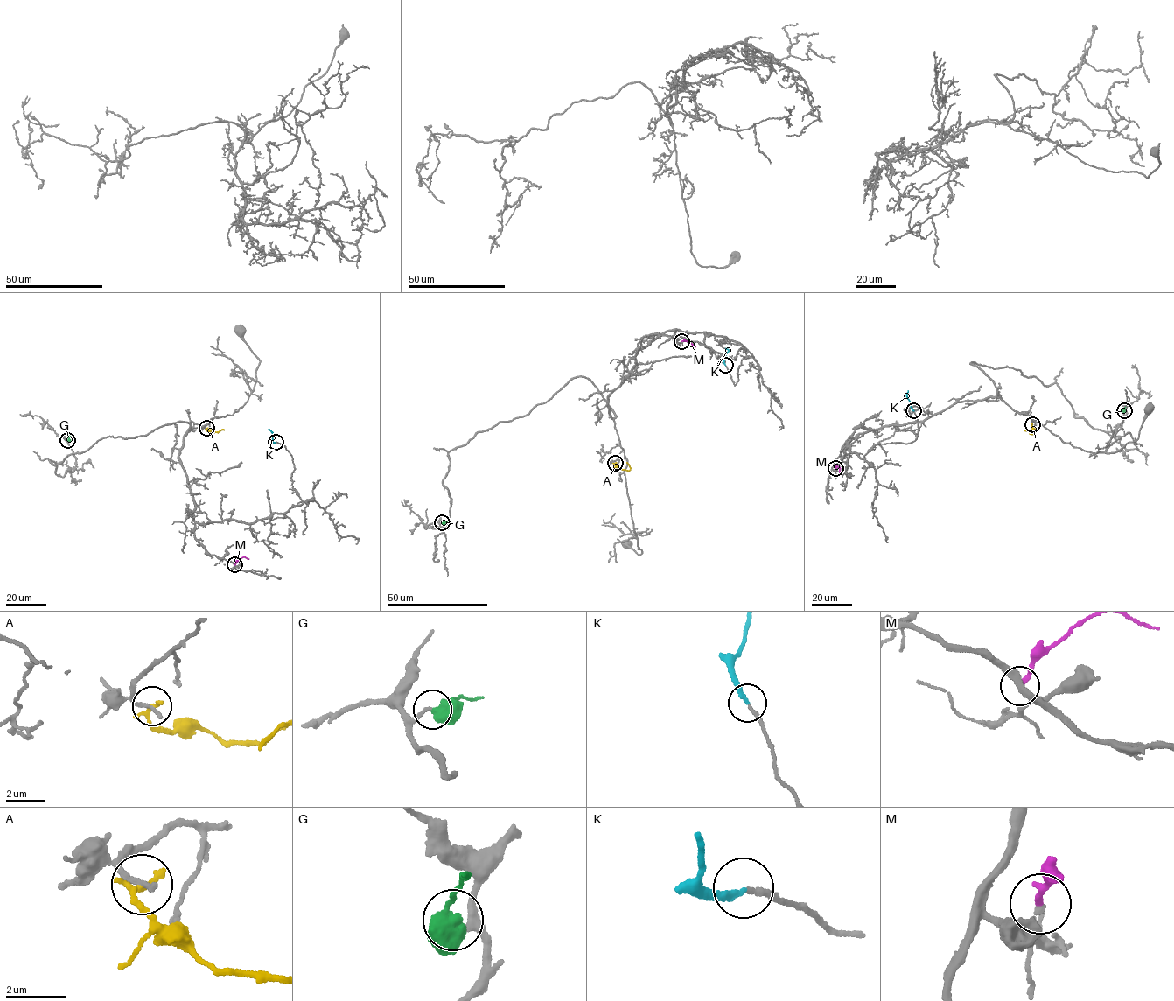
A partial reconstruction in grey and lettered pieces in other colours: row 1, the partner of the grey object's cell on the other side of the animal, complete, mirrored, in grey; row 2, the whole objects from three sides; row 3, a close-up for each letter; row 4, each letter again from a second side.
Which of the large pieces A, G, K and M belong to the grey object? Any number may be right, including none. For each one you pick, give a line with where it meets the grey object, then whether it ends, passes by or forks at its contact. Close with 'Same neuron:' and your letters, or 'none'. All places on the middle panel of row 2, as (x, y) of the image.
G: Touches grey at (442, 522). It passes by
K: Touches grey at (725, 365). It ends there
Same neuron: G, K

